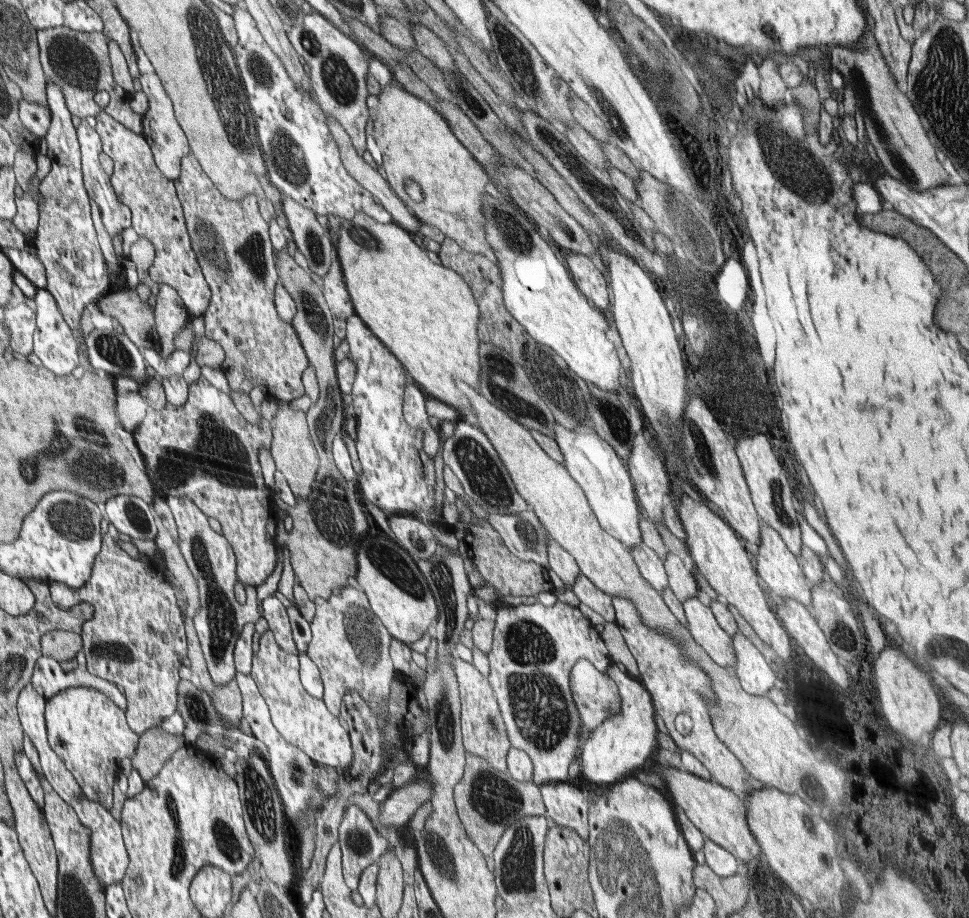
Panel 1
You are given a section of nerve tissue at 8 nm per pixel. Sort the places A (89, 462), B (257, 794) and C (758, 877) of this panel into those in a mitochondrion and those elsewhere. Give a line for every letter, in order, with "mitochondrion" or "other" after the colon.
A: mitochondrion
B: mitochondrion
C: other

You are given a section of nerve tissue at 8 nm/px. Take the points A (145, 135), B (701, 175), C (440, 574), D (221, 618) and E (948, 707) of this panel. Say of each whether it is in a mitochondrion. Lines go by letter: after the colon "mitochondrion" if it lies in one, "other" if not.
A: other
B: other
C: mitochondrion
D: mitochondrion
E: other

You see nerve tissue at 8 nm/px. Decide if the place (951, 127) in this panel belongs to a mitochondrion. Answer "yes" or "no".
yes

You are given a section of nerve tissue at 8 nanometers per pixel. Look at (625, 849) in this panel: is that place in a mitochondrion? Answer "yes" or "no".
yes

